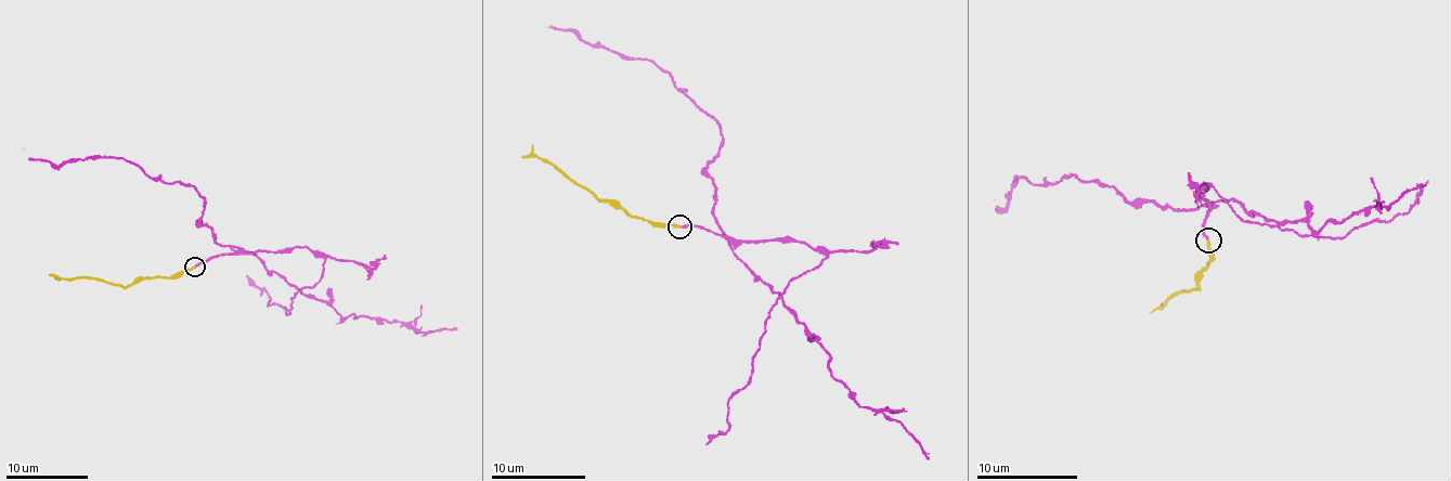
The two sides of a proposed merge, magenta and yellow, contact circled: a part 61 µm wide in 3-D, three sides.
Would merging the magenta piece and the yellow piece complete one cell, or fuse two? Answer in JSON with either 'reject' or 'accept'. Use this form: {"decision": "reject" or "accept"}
{"decision": "reject"}

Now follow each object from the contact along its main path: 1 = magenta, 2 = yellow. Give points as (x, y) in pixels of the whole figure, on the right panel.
1: (1209, 239), (1207, 209), (1128, 204), (1074, 174), (1043, 186), (1017, 176), (1002, 209), (995, 199)
2: (1209, 239), (1213, 256), (1199, 288), (1180, 293), (1163, 306)

